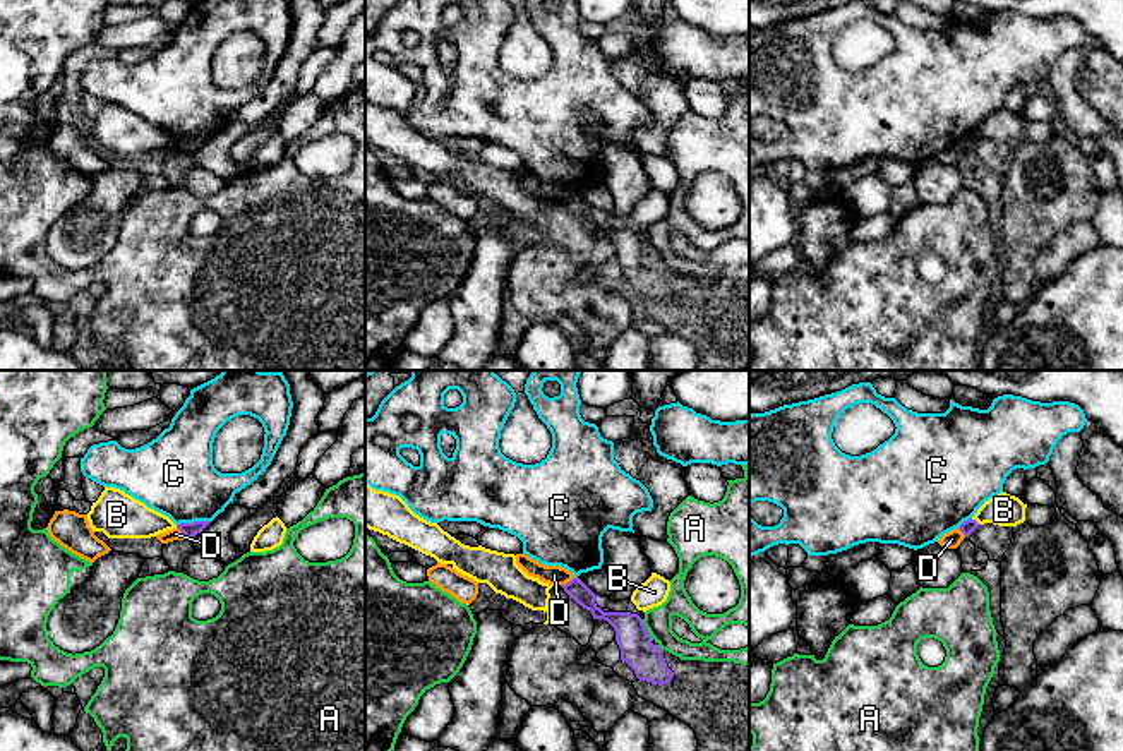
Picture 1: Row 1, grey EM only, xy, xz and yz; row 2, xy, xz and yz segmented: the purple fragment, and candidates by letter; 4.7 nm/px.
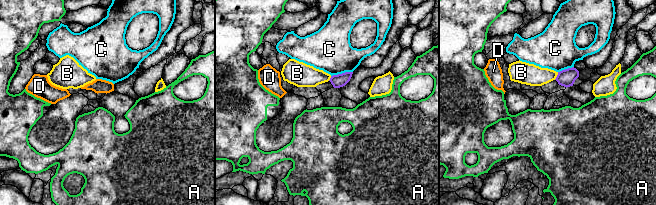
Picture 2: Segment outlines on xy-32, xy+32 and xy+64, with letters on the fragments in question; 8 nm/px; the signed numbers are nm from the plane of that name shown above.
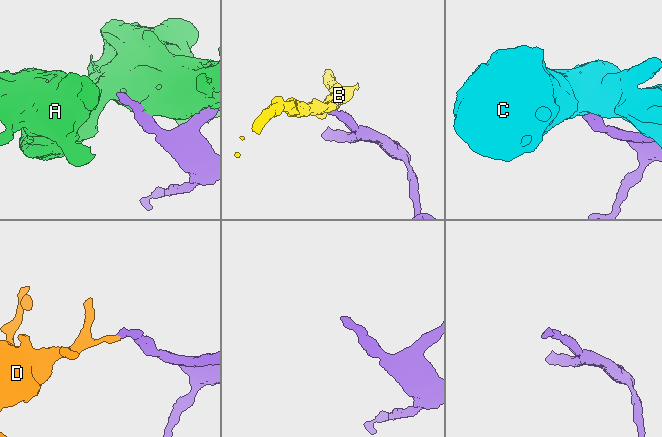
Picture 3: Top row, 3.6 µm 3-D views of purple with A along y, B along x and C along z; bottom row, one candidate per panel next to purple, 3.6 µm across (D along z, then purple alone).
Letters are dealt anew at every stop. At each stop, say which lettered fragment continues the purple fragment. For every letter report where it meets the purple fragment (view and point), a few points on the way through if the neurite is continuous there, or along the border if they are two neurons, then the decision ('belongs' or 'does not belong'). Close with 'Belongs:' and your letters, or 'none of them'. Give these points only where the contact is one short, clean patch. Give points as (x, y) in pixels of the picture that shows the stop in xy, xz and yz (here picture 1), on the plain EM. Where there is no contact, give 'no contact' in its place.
A: contact xz (647, 246); does not belong
B: contact yz (974, 136); border yz (971, 134), (979, 139); does not belong
C: contact xy (194, 138); border xy (210, 136), (180, 138), (177, 141); does not belong
D: contact xz (566, 199); border xz (573, 192), (561, 201); does not belong
Belongs: none of them

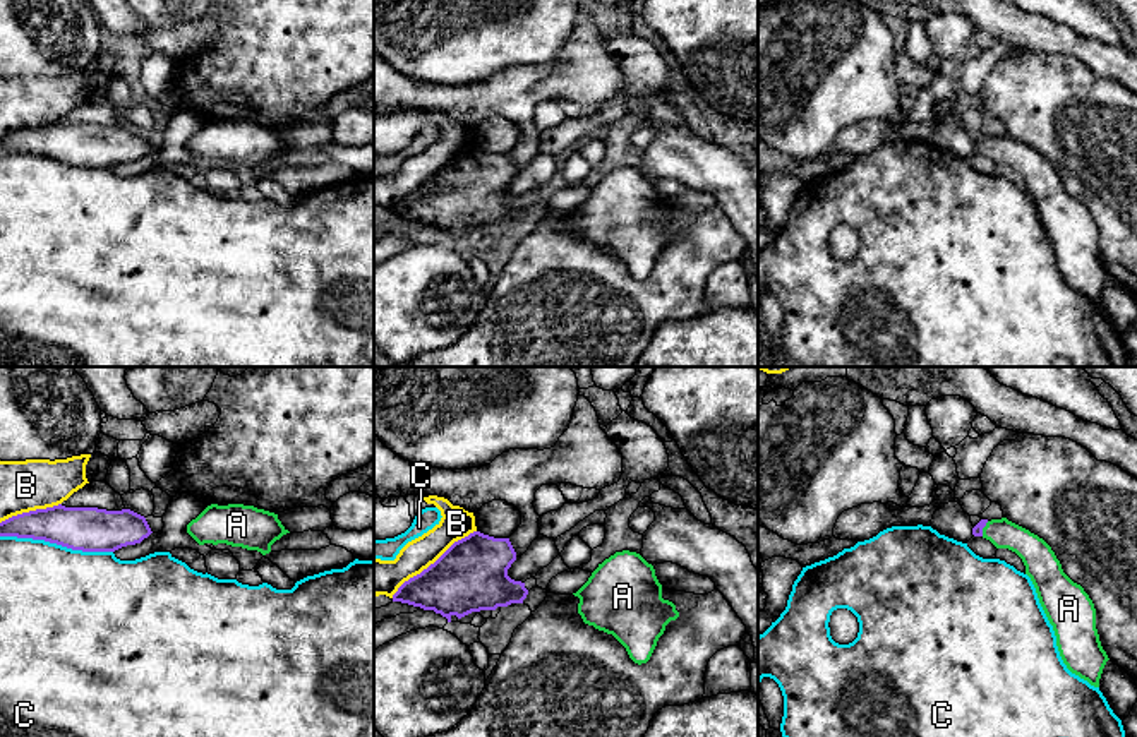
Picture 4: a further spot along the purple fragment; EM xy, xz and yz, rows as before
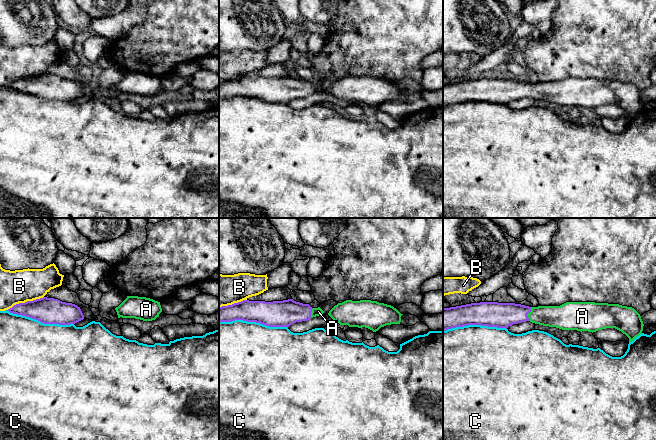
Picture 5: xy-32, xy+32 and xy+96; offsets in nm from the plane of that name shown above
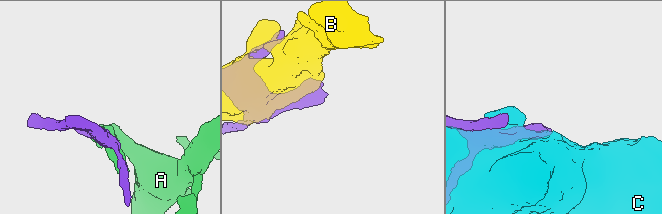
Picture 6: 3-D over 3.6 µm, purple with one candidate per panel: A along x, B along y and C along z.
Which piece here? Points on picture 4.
A: contact yz (983, 143); way yz (978, 146), (983, 143), (1004, 149); belongs
B: contact xz (434, 179); does not belong
C: contact xy (57, 160); does not belong
Belongs: A

